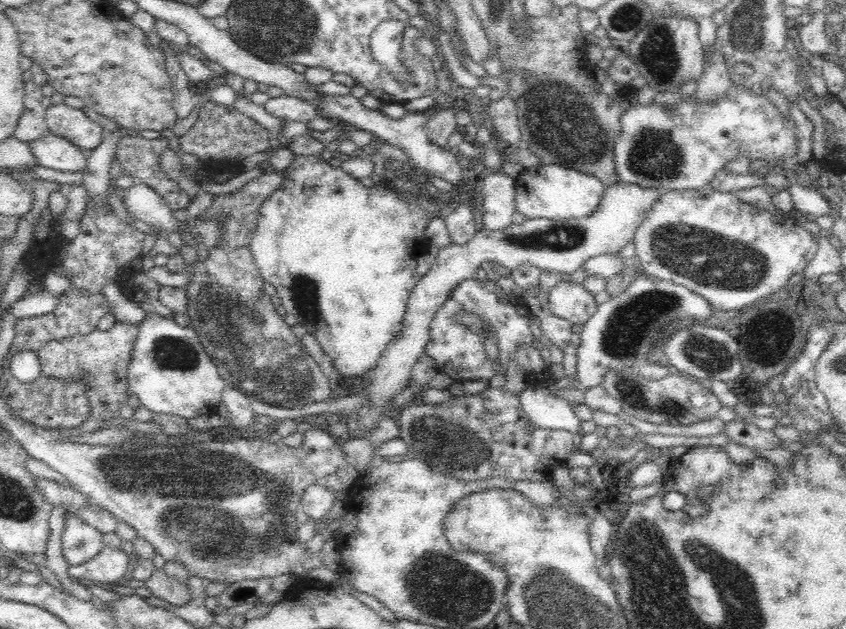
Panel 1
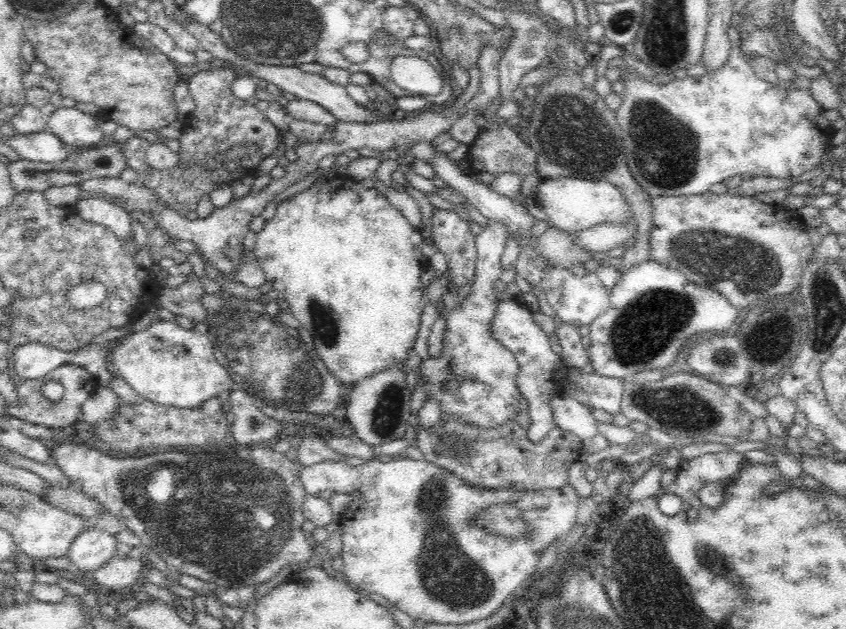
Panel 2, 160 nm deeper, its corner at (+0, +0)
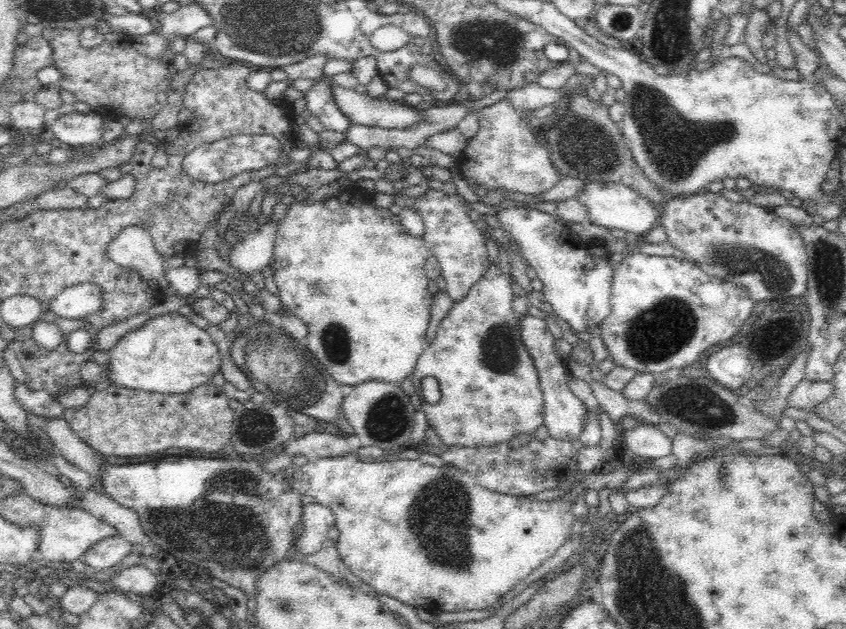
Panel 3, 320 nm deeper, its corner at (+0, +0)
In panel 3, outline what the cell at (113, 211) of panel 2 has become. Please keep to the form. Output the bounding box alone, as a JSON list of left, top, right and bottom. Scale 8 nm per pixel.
[104,226,171,294]

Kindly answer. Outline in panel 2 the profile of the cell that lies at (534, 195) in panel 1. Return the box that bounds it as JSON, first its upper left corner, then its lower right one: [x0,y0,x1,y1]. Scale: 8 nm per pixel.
[538,178,636,234]

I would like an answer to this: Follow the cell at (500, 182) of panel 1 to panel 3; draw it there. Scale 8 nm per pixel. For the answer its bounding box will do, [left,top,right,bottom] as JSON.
[411,264,544,447]

